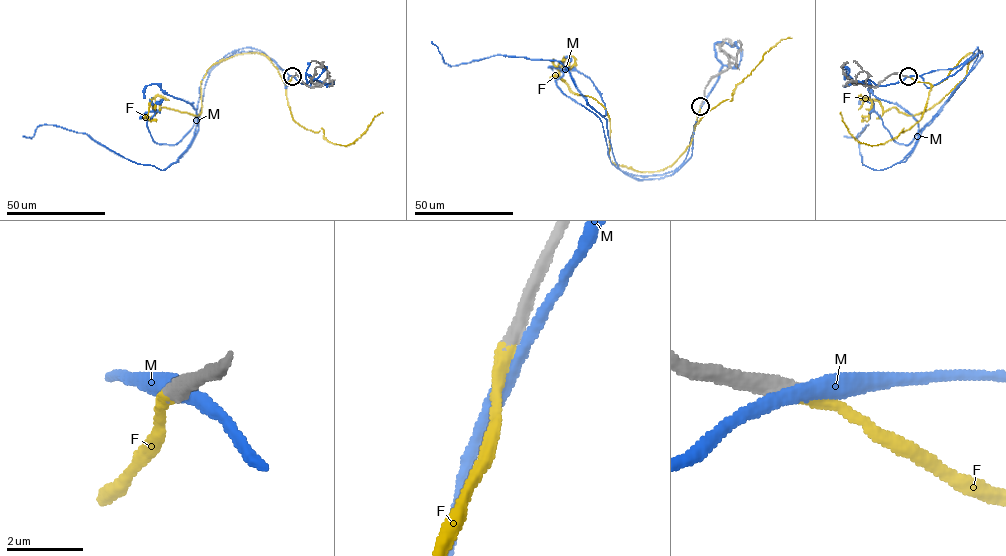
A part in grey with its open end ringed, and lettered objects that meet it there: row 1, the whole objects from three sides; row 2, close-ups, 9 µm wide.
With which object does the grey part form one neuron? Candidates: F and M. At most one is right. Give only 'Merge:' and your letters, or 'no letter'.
Merge: F

